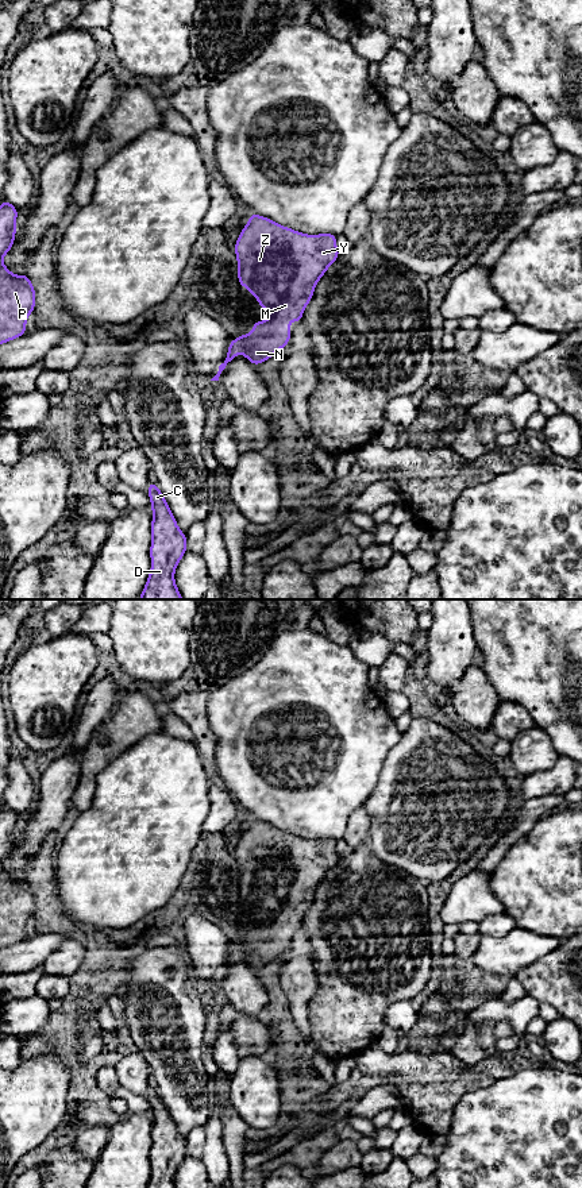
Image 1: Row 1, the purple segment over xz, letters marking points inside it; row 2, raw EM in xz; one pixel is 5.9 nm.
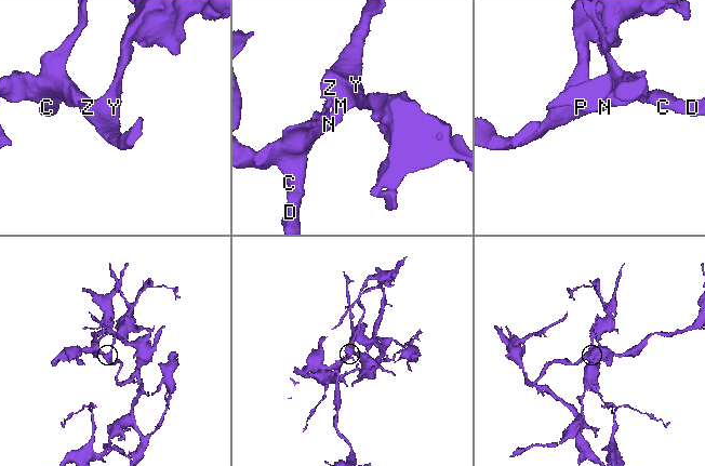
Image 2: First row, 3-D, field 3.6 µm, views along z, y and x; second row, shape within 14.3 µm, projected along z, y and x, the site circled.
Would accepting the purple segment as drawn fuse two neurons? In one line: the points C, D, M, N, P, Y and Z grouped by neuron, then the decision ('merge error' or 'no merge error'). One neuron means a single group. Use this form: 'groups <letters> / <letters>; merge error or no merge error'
groups C D M N P Y Z; no merge error

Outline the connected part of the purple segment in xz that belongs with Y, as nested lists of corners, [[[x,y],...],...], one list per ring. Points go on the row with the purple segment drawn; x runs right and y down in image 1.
[[[250,213],[250,220],[236,240],[235,254],[240,286],[246,286],[271,317],[254,323],[250,335],[242,335],[236,340],[232,338],[227,358],[211,381],[219,381],[221,371],[239,352],[257,366],[285,347],[292,333],[289,321],[293,319],[297,324],[301,321],[317,281],[339,256],[336,235],[305,235],[254,213]]]

